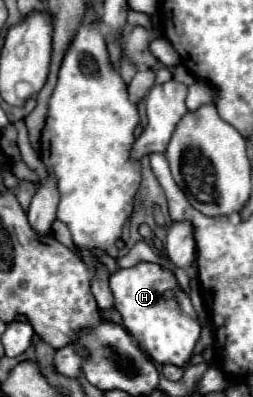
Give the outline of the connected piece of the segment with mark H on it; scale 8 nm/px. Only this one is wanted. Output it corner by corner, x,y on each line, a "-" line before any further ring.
140,262
132,268
116,270
110,276
110,290
126,330
152,360
174,366
186,366
190,362
200,340
200,322
190,298
180,290
172,272
162,270
158,264

